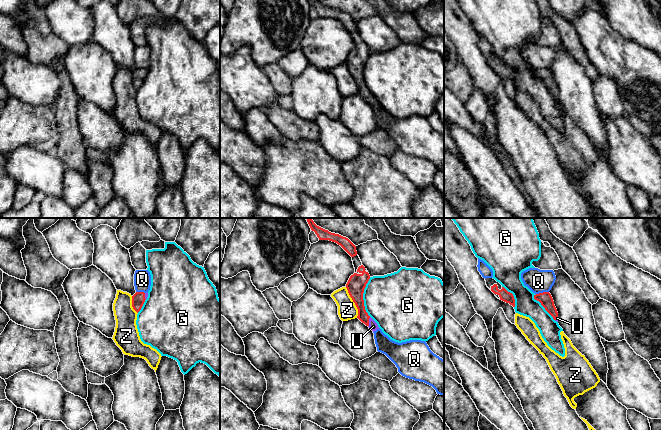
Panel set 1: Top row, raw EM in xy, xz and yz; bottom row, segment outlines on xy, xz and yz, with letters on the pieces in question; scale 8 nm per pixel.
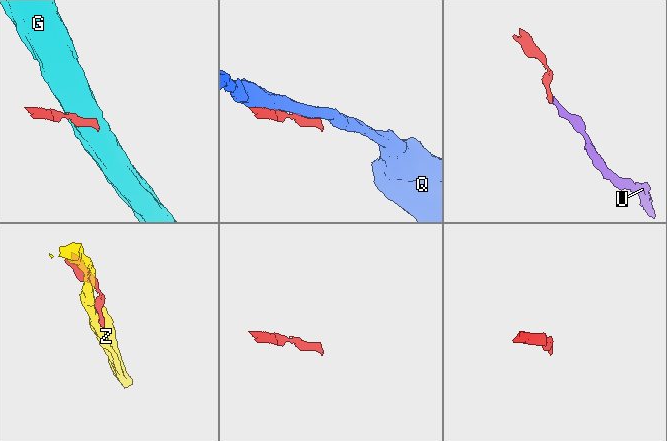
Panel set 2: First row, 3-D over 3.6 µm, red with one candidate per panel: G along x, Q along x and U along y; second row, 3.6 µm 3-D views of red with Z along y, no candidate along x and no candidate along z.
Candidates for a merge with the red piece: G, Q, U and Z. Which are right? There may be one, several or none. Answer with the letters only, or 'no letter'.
U

